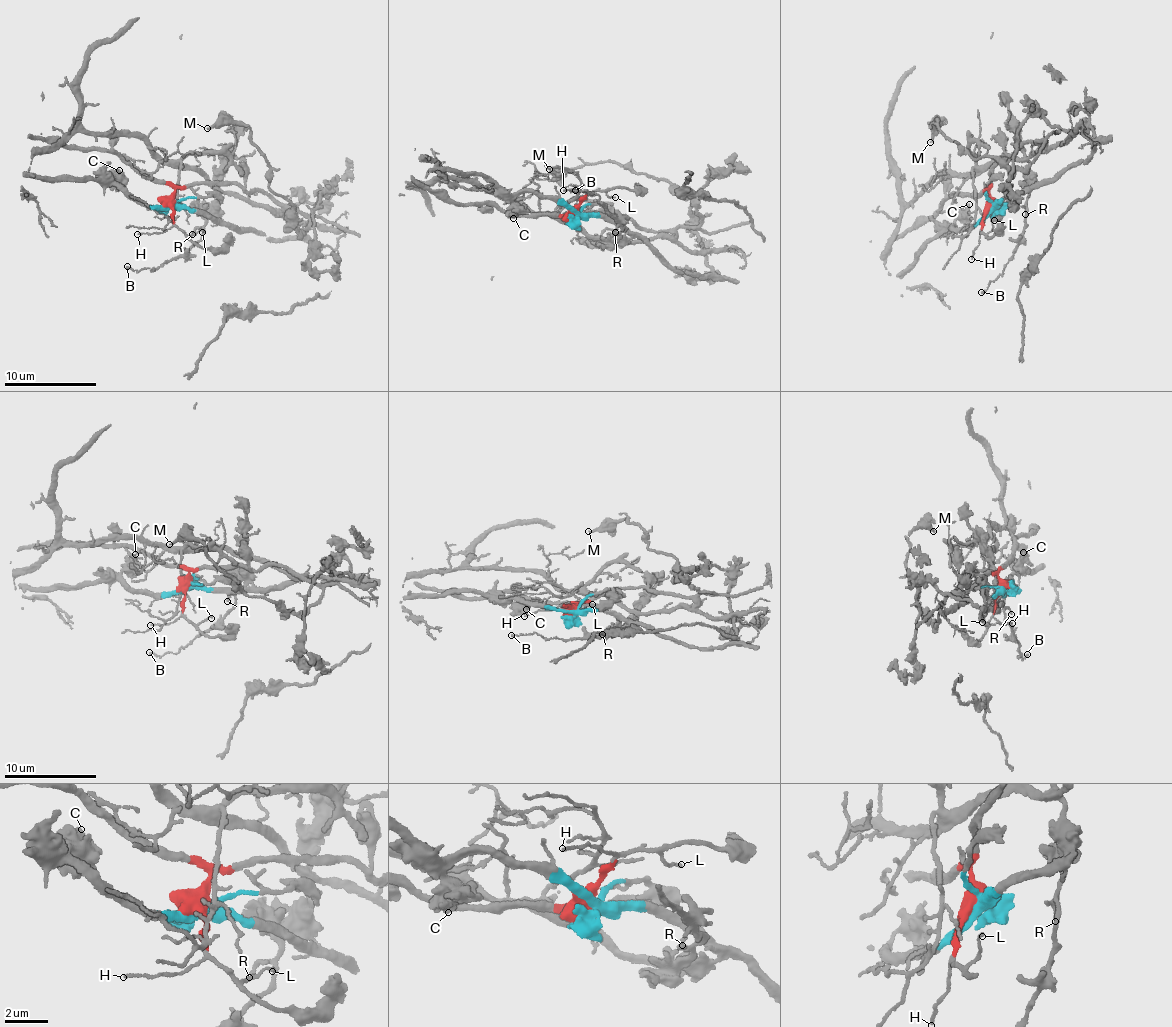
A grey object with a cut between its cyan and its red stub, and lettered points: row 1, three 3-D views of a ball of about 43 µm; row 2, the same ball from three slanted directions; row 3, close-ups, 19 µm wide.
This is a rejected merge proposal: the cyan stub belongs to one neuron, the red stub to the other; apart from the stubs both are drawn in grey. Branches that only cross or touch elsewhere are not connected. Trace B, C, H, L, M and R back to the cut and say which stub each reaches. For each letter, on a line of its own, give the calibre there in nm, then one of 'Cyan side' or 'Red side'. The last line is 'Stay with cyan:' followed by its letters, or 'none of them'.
B: Thickness 160 nm. Cyan side
C: Thickness 400 nm. Cyan side
H: Thickness 120 nm. Red side
L: Thickness 110 nm. Red side
M: Thickness 170 nm. Red side
R: Thickness 120 nm. Cyan side
Stay with cyan: B, C, R

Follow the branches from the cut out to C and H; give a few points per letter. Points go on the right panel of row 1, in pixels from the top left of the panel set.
C: (992, 208), (964, 231), (956, 229), (954, 219), (970, 203)
H: (992, 208), (984, 217), (972, 259)

